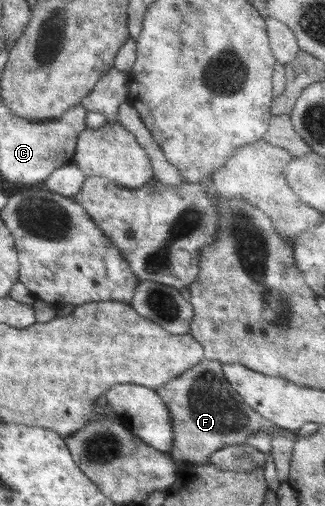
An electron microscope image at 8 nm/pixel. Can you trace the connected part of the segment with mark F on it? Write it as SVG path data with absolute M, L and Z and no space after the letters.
M204 358L155 391L167 406L173 424L175 439L168 453L180 466L206 464L213 452L228 445L244 444L251 435L260 432L271 440L270 453L278 480L287 482L295 443L293 431L275 425L248 406L225 379L220 361Z

